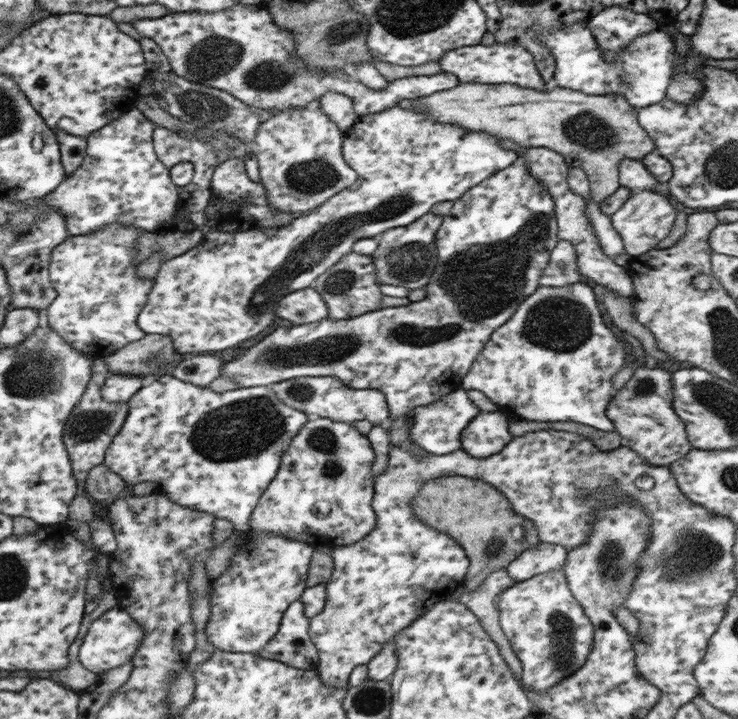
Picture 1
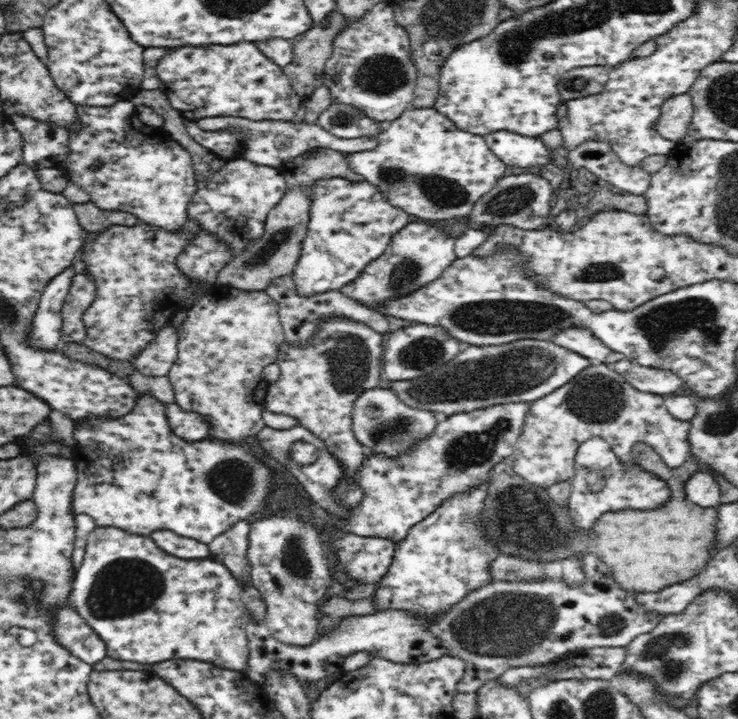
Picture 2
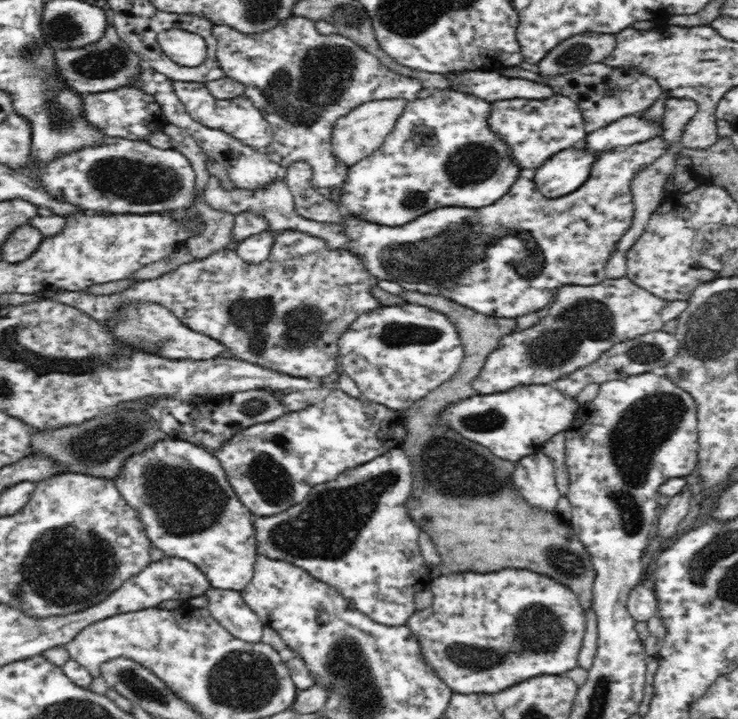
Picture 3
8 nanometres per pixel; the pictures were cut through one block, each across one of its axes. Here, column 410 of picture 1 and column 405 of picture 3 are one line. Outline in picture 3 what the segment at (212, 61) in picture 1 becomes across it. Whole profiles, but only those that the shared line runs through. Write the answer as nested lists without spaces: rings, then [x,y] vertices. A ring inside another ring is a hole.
[[[290,16],[276,27],[265,32],[244,34],[225,25],[214,26],[217,40],[216,59],[224,76],[245,86],[243,96],[248,98],[270,123],[272,140],[265,146],[266,154],[286,168],[293,162],[306,162],[312,167],[310,185],[327,192],[334,187],[342,187],[348,169],[334,156],[331,134],[337,120],[360,106],[362,102],[401,98],[408,102],[418,98],[424,89],[419,80],[402,76],[386,65],[377,56],[358,46],[353,40],[342,35],[322,35],[314,27],[315,22],[300,16]]]

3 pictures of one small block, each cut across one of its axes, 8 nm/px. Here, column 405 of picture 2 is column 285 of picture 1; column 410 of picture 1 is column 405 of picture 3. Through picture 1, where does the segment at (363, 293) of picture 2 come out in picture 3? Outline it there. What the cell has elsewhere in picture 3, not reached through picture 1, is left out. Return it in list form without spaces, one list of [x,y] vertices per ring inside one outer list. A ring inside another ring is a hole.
[[[432,89],[429,93],[427,98],[408,102],[382,146],[350,166],[342,186],[341,204],[345,212],[374,224],[400,226],[437,208],[482,208],[494,204],[525,174],[513,160],[506,141],[488,124],[490,103],[472,94],[448,89]]]

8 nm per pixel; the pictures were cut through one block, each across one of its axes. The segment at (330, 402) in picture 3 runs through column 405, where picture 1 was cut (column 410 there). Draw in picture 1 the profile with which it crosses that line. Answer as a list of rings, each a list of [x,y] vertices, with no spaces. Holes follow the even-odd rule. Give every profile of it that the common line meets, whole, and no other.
[[[463,388],[453,390],[439,400],[426,404],[425,406],[416,406],[412,412],[411,427],[409,427],[408,438],[424,452],[429,455],[441,456],[447,452],[453,452],[459,448],[459,436],[461,431],[467,426],[479,409],[467,398],[466,391]]]

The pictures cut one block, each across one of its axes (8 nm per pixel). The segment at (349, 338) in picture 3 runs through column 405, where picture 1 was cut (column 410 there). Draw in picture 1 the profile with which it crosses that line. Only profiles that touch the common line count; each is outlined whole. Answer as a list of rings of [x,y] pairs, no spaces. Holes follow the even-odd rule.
[[[522,157],[516,159],[503,170],[494,172],[491,176],[483,179],[479,184],[467,189],[458,199],[453,201],[447,215],[443,216],[441,224],[435,234],[435,266],[433,272],[429,274],[427,284],[425,284],[425,298],[419,302],[410,302],[405,306],[385,307],[379,310],[363,313],[359,316],[351,317],[347,320],[329,320],[327,318],[314,323],[293,325],[291,327],[277,327],[275,330],[261,338],[257,343],[248,348],[236,349],[231,354],[231,359],[225,361],[221,366],[217,377],[227,377],[235,381],[237,387],[249,388],[252,386],[267,387],[268,385],[281,382],[282,380],[295,379],[309,376],[334,376],[343,385],[349,388],[363,389],[371,388],[383,393],[389,410],[387,422],[403,416],[407,410],[412,410],[416,406],[425,406],[441,396],[461,388],[461,378],[467,374],[471,368],[475,356],[483,348],[483,344],[489,340],[491,332],[501,326],[512,314],[515,308],[529,296],[537,287],[541,271],[547,266],[550,250],[558,243],[556,236],[556,222],[553,216],[553,200],[545,192],[545,188],[527,172],[527,166]]]

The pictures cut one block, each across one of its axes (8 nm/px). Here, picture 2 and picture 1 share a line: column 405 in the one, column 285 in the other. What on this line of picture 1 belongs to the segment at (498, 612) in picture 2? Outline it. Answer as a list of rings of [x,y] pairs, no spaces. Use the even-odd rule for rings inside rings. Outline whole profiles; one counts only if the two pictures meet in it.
[[[299,600],[291,602],[281,617],[277,632],[258,655],[296,669],[315,669],[317,649],[308,637],[308,622],[303,616],[303,604]]]

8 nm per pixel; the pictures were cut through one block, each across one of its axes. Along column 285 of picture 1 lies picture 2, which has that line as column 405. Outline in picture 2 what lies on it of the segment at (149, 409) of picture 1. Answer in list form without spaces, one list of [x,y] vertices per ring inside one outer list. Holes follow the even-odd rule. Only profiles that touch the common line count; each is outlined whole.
[[[366,389],[355,400],[352,413],[352,430],[356,439],[367,451],[380,452],[387,456],[398,456],[406,452],[418,438],[430,436],[436,426],[438,415],[418,408],[406,406],[390,389]]]

